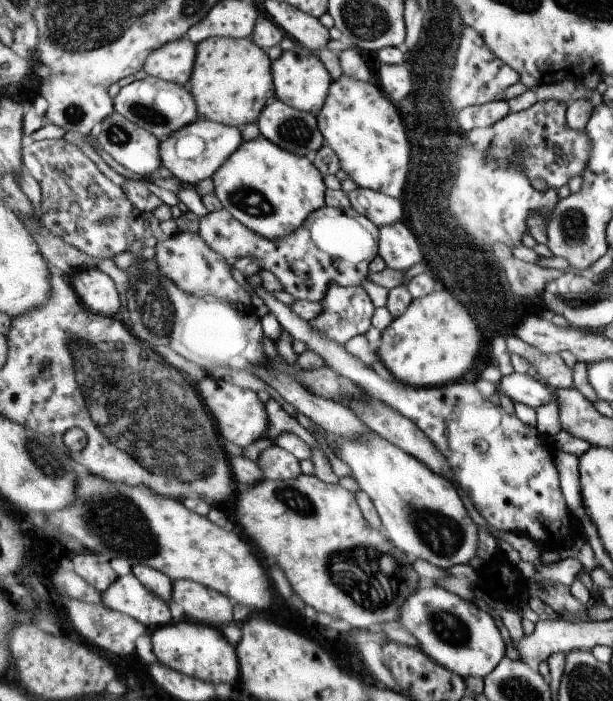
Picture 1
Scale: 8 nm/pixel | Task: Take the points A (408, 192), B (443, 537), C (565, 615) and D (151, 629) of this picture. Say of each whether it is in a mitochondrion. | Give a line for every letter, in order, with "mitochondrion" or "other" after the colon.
A: other
B: mitochondrion
C: other
D: other

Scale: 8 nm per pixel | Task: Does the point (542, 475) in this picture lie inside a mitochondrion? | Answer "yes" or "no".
no

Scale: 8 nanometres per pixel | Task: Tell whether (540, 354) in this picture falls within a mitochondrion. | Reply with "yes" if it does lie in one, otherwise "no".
no

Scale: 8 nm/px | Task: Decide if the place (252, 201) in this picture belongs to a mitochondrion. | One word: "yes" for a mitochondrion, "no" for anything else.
yes

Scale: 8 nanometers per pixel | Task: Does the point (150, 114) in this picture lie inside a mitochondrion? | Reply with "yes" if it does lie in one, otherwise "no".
yes

